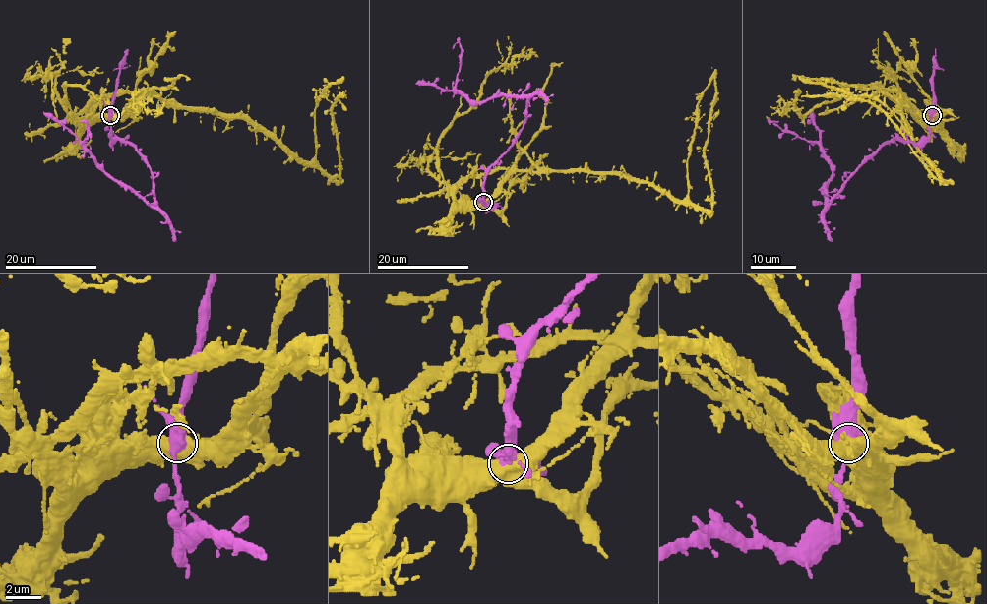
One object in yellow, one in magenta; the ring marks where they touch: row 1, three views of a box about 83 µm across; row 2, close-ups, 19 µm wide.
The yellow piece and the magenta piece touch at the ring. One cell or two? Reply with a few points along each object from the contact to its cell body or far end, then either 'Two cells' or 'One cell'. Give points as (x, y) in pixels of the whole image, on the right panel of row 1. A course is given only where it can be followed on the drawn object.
Course of yellow: (932, 115), (922, 115), (900, 95), (912, 141), (939, 179), (900, 129), (868, 101), (802, 95), (797, 102). Course of magenta: (931, 115), (929, 135), (887, 141), (831, 197), (825, 152), (777, 121). Two cells

